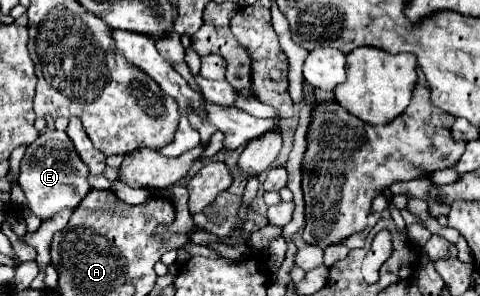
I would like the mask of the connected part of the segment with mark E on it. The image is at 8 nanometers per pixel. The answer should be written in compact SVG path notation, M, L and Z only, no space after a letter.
M44 131L32 145L28 145L18 183L26 195L28 209L40 219L48 219L62 209L76 209L90 191L88 167L82 163L64 131Z

